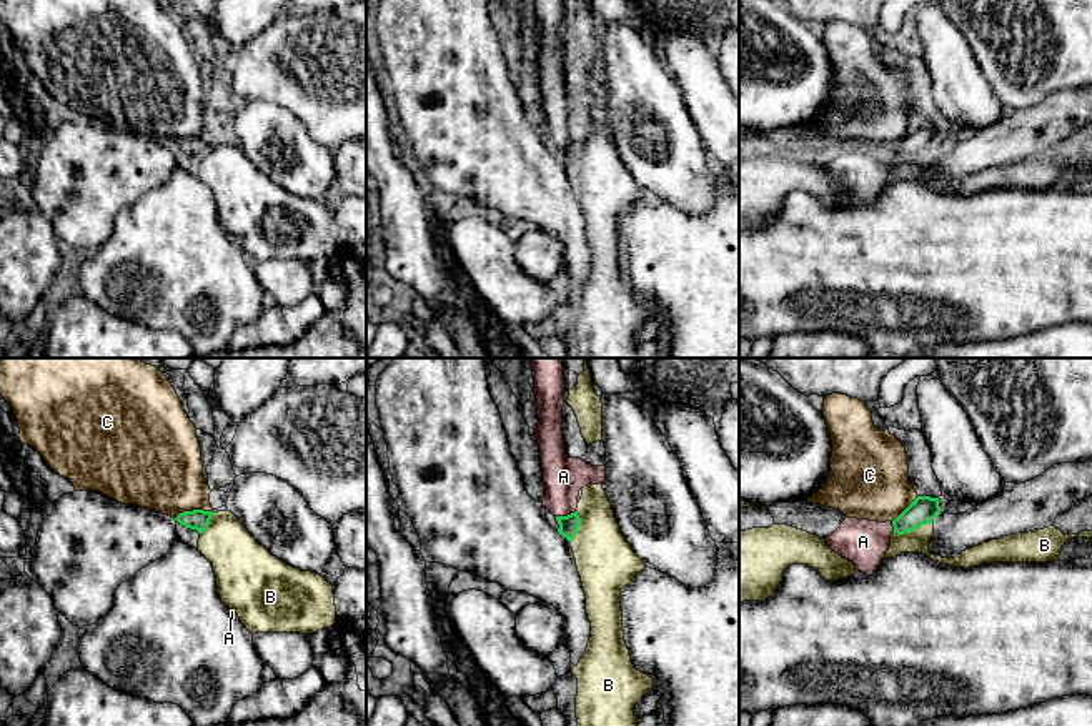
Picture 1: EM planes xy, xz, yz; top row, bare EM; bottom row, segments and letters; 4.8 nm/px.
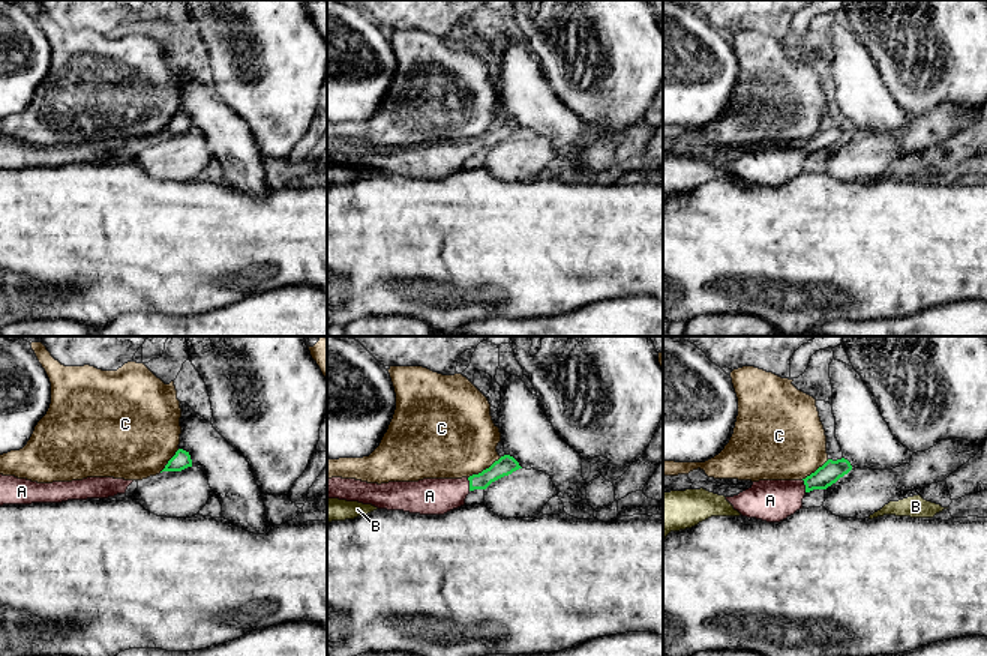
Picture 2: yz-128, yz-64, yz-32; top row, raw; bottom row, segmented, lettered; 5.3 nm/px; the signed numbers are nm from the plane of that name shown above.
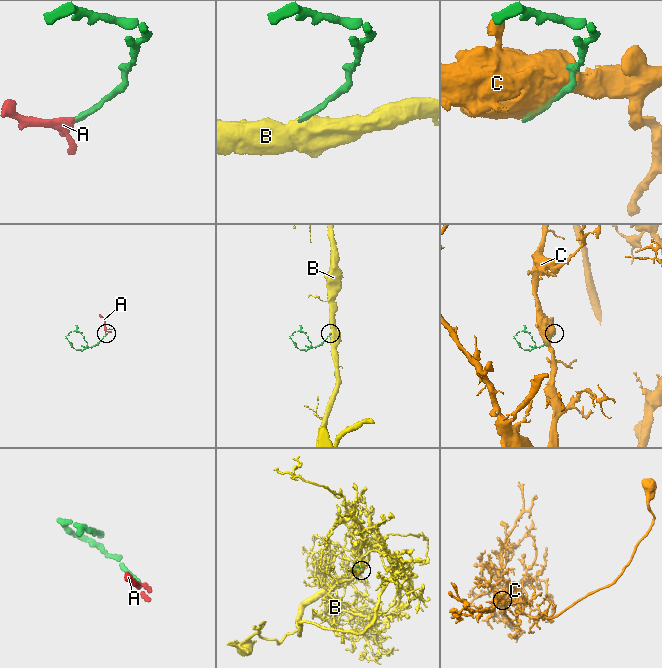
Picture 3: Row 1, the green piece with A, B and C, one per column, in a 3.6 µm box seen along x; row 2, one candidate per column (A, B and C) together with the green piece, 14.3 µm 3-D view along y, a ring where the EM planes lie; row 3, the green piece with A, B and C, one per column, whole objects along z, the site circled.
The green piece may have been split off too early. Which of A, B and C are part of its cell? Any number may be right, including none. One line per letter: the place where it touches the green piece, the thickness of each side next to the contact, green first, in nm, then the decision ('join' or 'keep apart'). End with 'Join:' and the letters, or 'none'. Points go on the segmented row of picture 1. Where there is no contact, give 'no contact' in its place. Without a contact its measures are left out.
A: xz (565, 517) | 100/200 nm | join
B: yz (913, 530) | 140/110 nm | keep apart
C: xy (193, 510) | 100/400 nm | keep apart
Join: A

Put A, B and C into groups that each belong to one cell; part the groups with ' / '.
A / B / C

